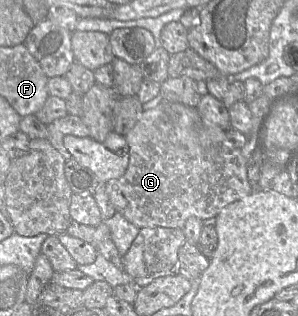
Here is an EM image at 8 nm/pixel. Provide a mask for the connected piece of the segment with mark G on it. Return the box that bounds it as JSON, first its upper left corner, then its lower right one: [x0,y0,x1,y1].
[105,100,252,228]

